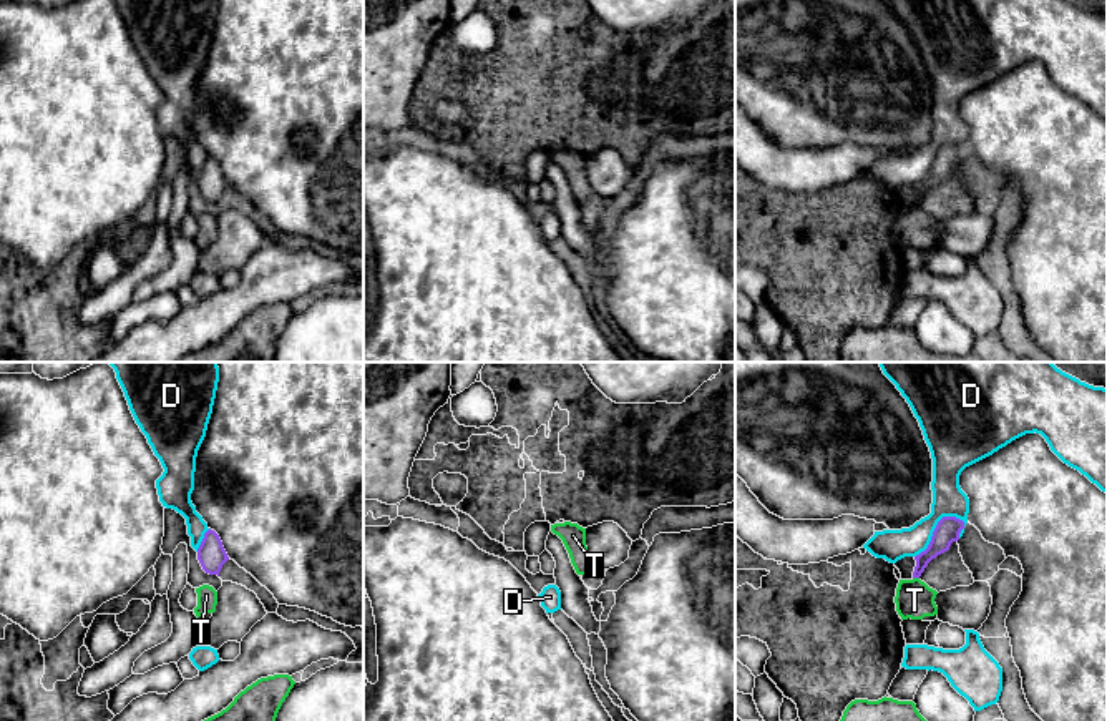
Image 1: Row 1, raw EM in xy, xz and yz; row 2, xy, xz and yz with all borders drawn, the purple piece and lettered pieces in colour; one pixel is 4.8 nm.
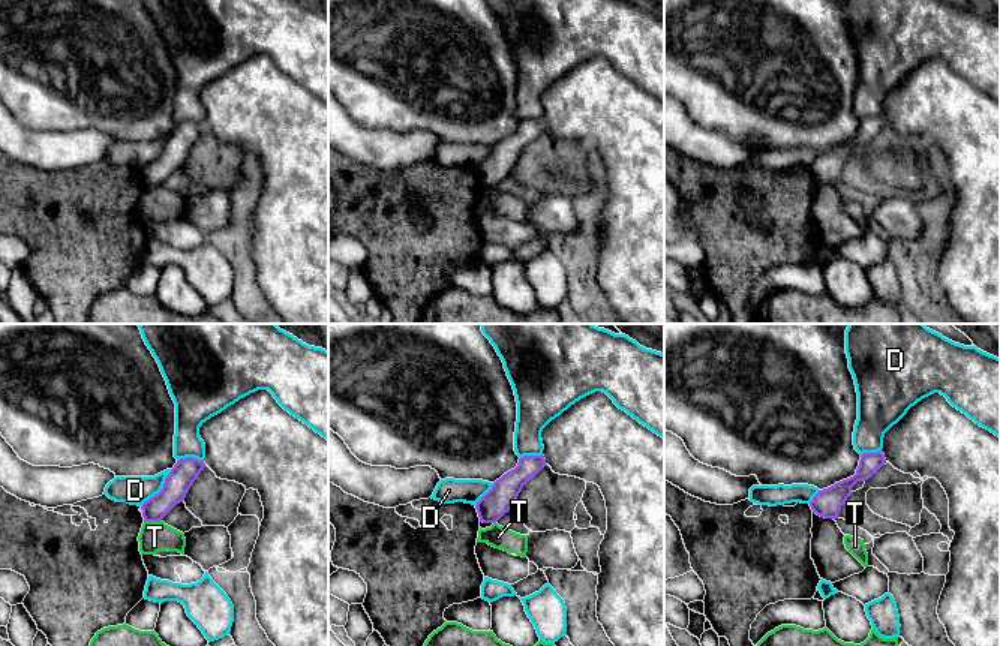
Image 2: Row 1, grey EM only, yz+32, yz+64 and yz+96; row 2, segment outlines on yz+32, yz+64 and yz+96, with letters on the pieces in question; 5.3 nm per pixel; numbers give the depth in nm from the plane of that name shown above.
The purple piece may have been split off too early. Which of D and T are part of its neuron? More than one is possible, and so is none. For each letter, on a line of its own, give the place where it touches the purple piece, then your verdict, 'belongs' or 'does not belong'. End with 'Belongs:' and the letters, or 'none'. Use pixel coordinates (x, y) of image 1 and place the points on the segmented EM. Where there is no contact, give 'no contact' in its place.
D: meets purple in yz at (936, 527); does not belong
T: meets purple in yz at (916, 577); does not belong
Belongs: none

